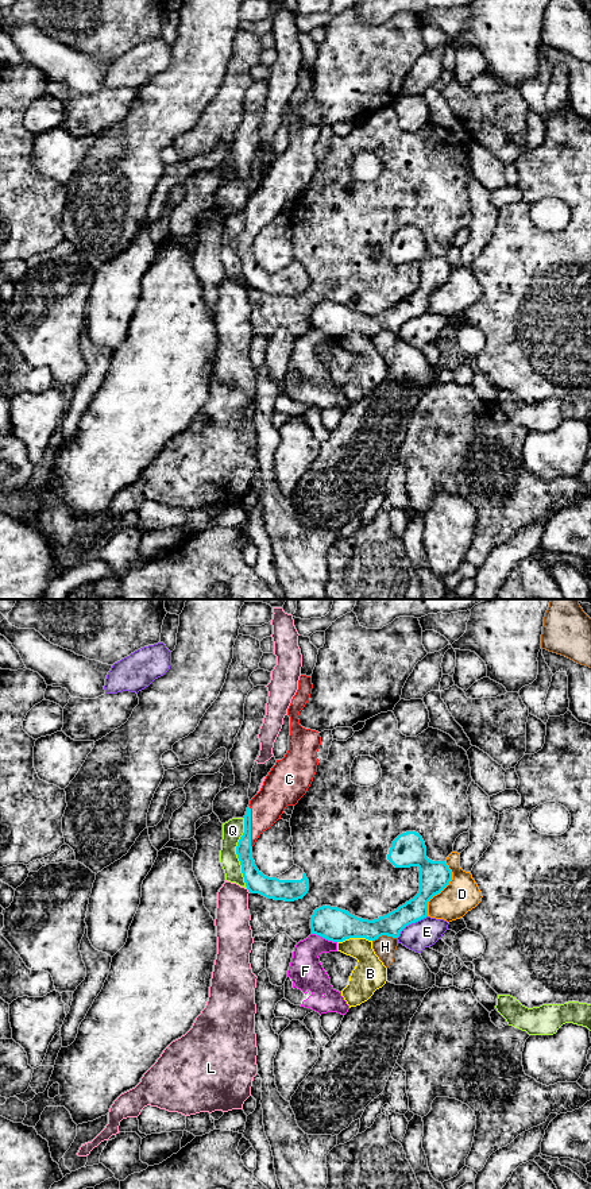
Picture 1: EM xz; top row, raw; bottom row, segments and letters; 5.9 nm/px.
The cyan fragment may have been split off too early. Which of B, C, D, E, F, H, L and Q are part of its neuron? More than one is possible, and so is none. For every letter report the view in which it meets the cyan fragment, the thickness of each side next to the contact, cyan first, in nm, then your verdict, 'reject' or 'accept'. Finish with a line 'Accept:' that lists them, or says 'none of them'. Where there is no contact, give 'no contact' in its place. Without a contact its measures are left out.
B: contact in xz; calibres 200 and 200 nm; reject
C: contact in xz; calibres 100 and 200 nm; accept
D: contact in xz; calibres 180 and 200 nm; reject
E: contact in xz; calibres 140 and 160 nm; reject
F: contact in xz; calibres 200 and 200 nm; reject
H: contact in xz; calibres 160 and 130 nm; reject
L: contact in xz; calibres 130 and 200 nm; reject
Q: contact in xz; calibres 130 and 120 nm; reject
Accept: C

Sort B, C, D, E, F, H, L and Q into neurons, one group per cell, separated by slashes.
B / C / D / E / F / H / L / Q

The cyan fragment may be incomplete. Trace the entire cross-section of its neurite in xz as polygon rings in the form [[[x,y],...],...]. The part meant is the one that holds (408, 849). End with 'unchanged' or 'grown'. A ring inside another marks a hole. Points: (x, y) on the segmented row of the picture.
[[[416,831],[399,834],[391,844],[387,860],[395,868],[420,869],[420,891],[413,899],[374,920],[358,918],[337,907],[318,907],[310,919],[312,934],[332,942],[349,938],[375,941],[382,935],[398,938],[406,926],[426,918],[428,902],[452,880],[452,872],[445,861],[429,860],[425,842]]]; unchanged

